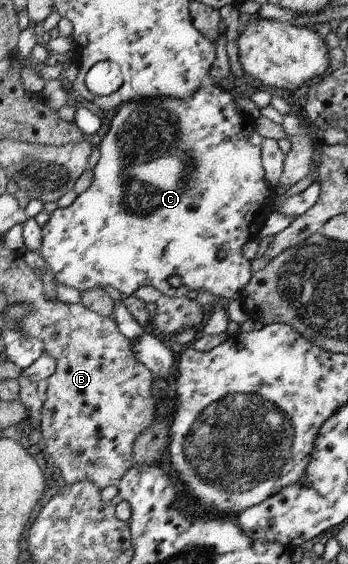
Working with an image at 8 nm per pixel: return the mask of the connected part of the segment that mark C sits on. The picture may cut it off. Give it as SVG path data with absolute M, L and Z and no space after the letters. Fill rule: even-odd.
M208 81L201 85L192 98L178 100L170 97L158 97L137 102L127 102L120 107L114 116L109 131L99 140L97 147L101 156L94 167L94 179L91 186L77 196L75 202L66 208L58 208L49 219L49 223L42 228L42 246L37 254L46 261L47 267L53 272L53 277L59 284L73 287L77 291L111 285L120 291L123 297L135 294L143 286L151 286L158 289L163 295L180 298L187 296L189 291L202 293L207 291L211 295L223 297L223 299L241 299L243 289L252 279L251 261L242 253L241 248L249 239L259 237L259 229L264 227L267 217L271 215L273 207L269 207L269 197L273 195L271 187L265 183L265 170L262 164L261 144L264 136L256 130L253 118L247 114L238 113L233 103L235 99L216 82ZM171 275L181 277L181 286L170 287L167 280Z

